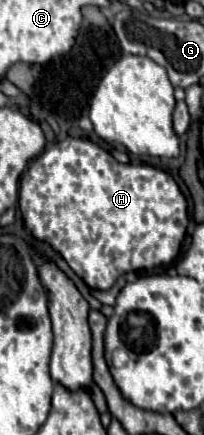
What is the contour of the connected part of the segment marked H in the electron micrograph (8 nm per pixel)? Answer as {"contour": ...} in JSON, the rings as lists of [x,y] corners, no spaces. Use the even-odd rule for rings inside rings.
{"contour":[[[67,137],[43,151],[21,175],[19,209],[23,221],[37,241],[47,241],[89,289],[107,291],[129,271],[167,267],[179,255],[187,231],[187,201],[175,179],[153,165],[131,165],[115,161],[105,149],[89,139]]]}

